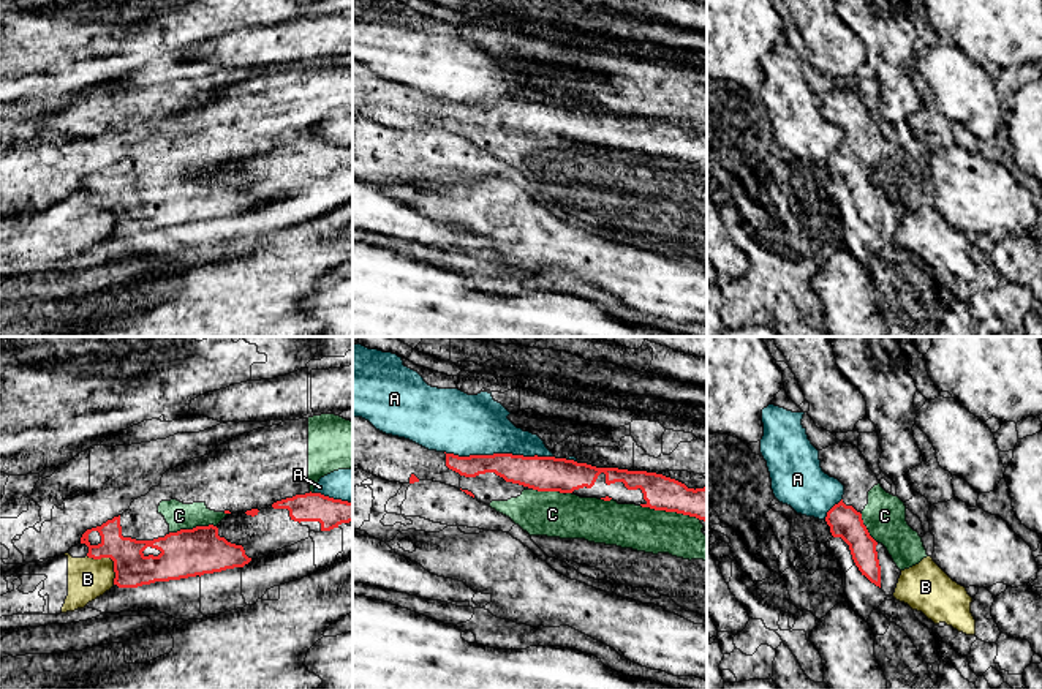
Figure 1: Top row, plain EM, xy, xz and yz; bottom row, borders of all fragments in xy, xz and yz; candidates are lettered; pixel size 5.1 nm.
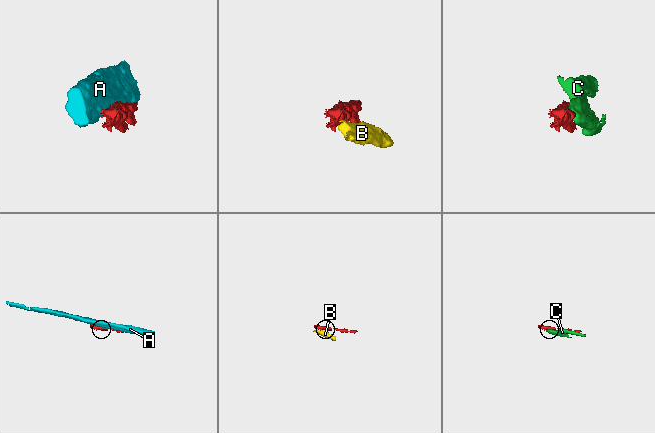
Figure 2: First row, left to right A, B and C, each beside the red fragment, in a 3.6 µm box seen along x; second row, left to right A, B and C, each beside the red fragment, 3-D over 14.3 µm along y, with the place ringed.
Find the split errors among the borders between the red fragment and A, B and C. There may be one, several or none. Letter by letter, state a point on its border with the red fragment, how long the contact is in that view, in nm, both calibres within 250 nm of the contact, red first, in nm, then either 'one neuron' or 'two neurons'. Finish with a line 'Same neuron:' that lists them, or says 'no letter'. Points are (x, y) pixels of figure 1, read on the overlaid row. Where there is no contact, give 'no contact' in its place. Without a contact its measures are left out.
A: meets red in xz at (498, 454); contact 550 nm long; 180 nm thick on the red side, 320 nm on the other; two neurons
B: meets red in xy at (111, 558); contact 200 nm long; 180 nm thick on the red side, 200 nm on the other; two neurons
C: meets red in xz at (671, 511); contact 320 nm long; 180 nm thick on the red side, 220 nm on the other; one neuron
Same neuron: C

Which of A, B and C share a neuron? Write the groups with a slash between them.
A / B / C

